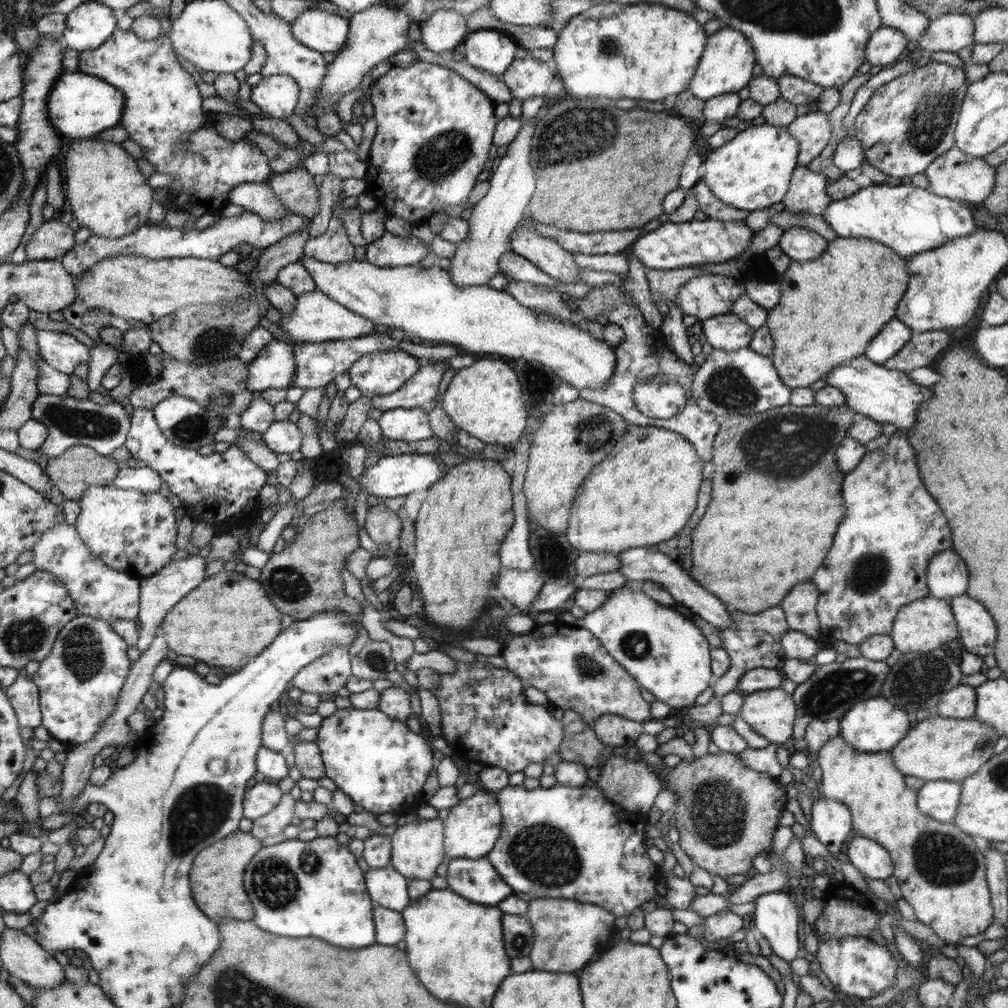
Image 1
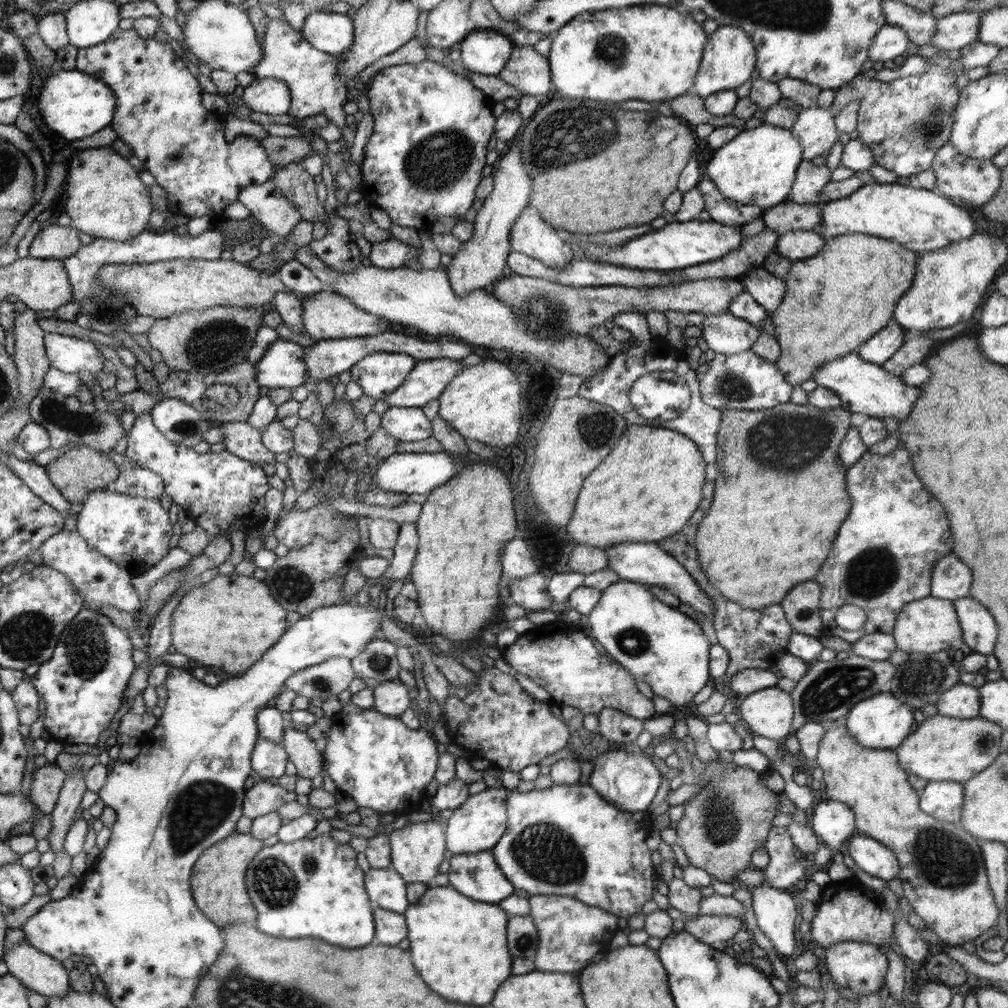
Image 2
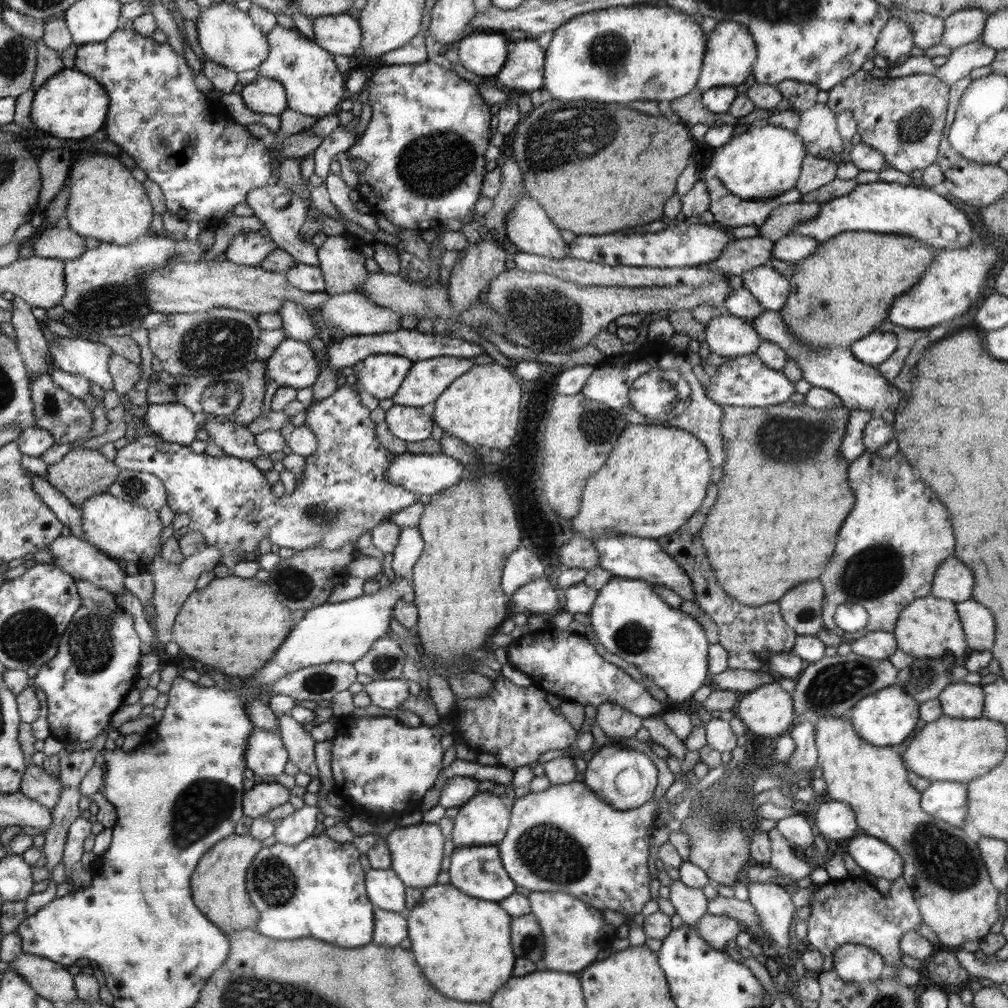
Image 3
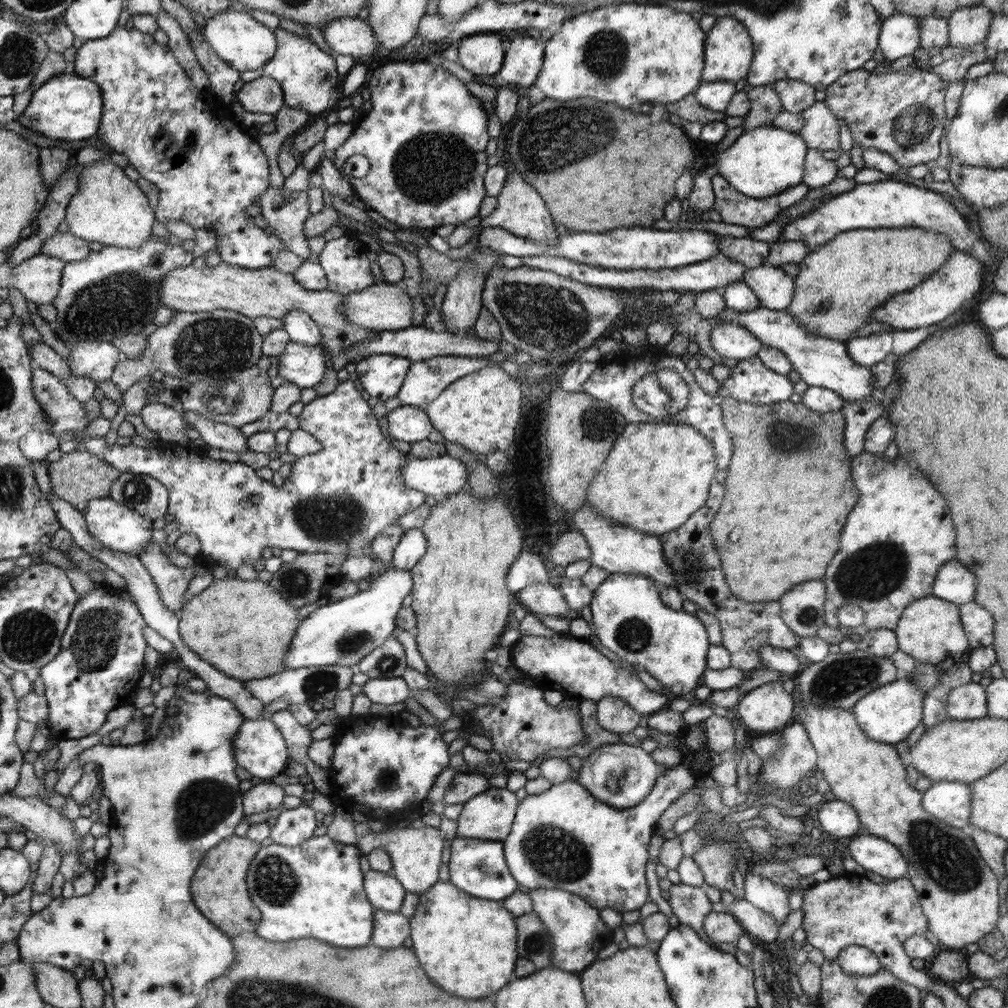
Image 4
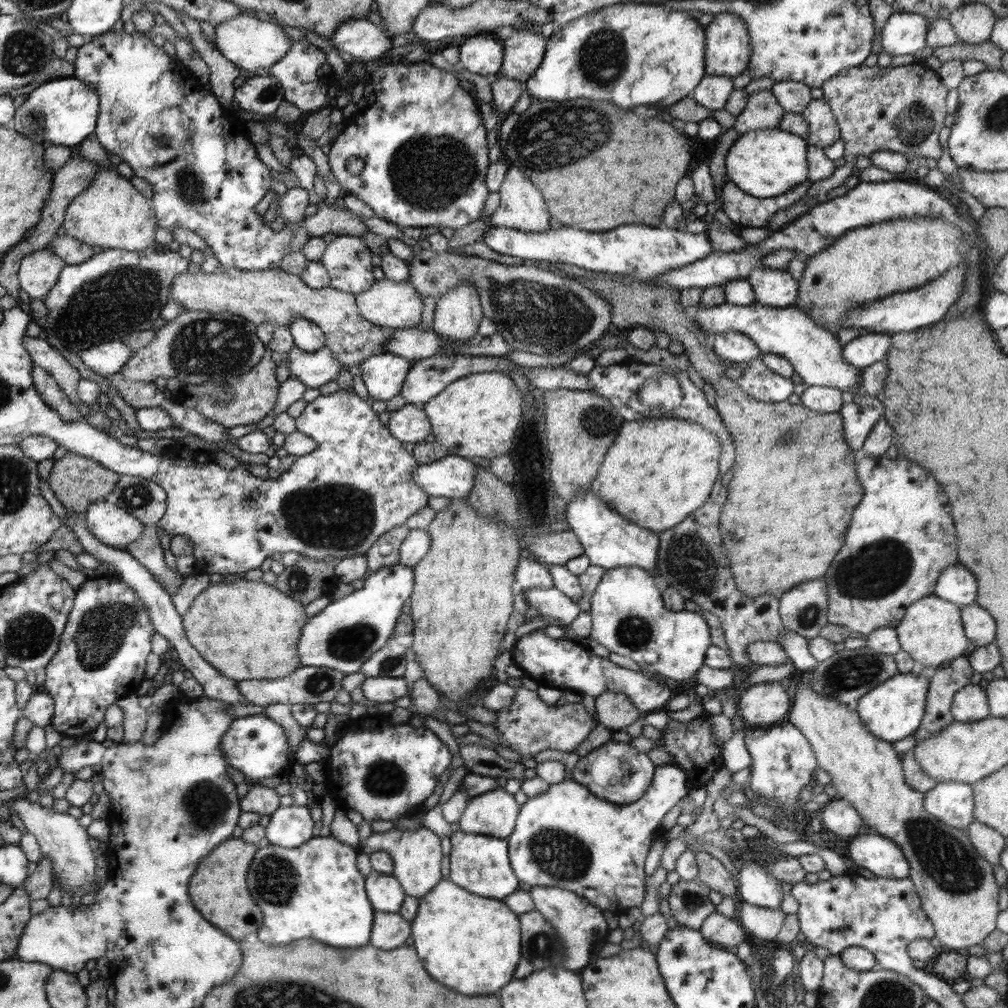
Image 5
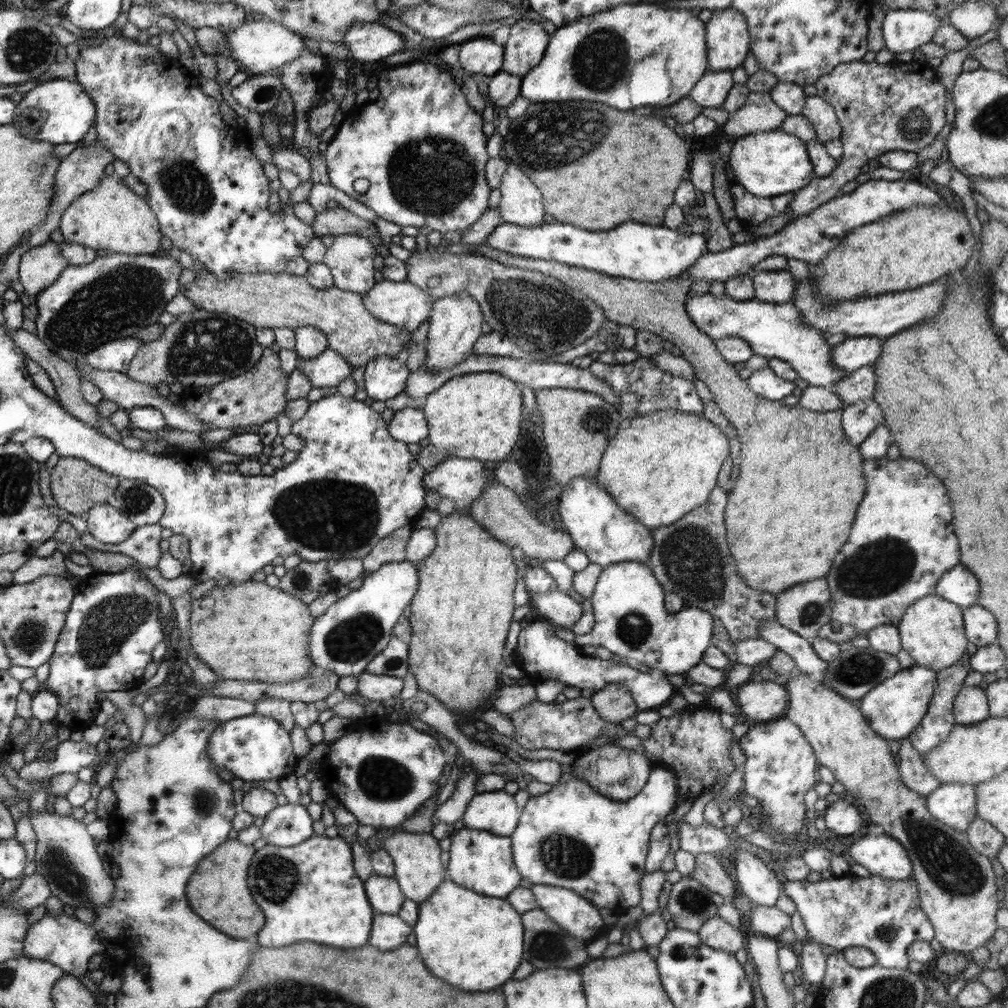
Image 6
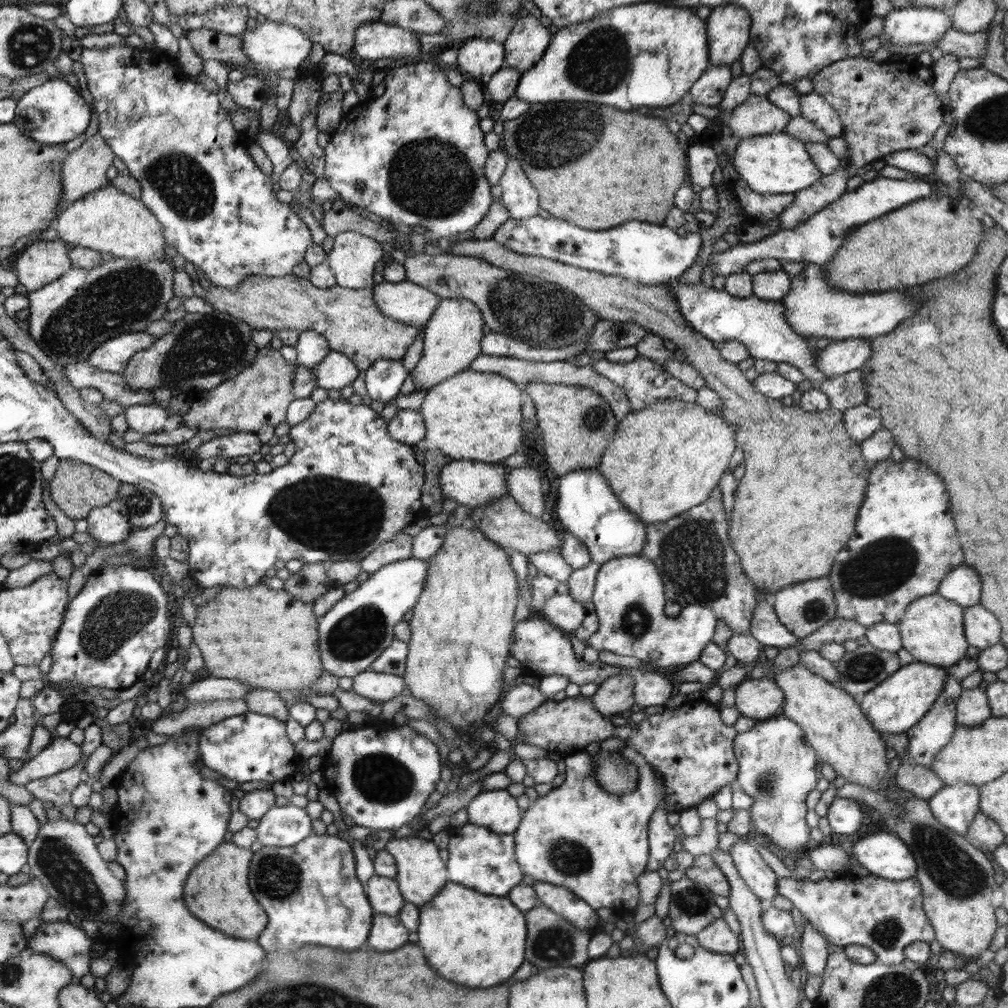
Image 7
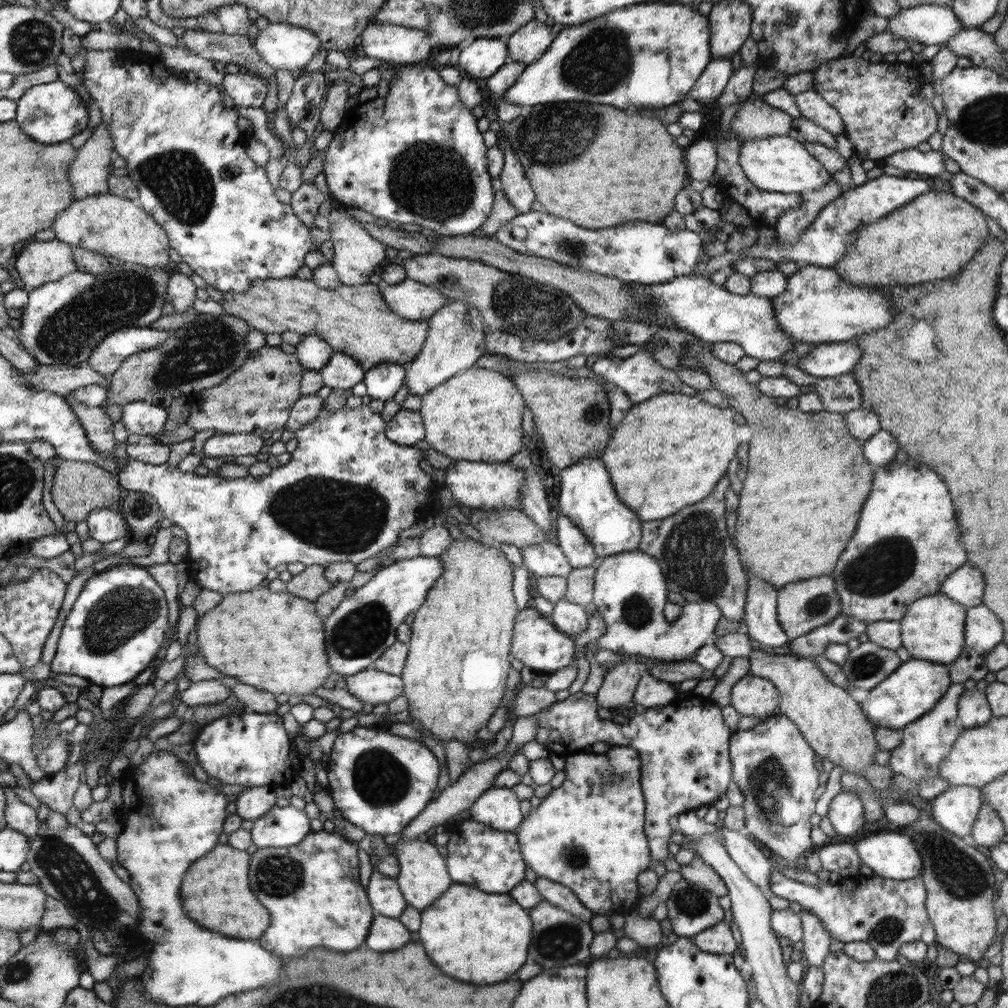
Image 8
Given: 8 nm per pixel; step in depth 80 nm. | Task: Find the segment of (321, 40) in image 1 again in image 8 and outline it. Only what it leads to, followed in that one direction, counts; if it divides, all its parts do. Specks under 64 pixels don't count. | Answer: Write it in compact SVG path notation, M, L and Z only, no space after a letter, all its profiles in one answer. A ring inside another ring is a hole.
M370 23L358 39L357 50L362 56L384 60L385 65L416 65L426 60L432 52L432 44L428 40L428 32L416 27L404 27L388 24Z

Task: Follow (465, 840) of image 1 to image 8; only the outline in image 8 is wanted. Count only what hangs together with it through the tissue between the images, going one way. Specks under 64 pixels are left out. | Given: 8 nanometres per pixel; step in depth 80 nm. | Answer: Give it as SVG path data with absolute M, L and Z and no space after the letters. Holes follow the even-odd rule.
M494 787L483 792L470 808L471 818L496 830L515 832L522 822L520 800L510 787Z

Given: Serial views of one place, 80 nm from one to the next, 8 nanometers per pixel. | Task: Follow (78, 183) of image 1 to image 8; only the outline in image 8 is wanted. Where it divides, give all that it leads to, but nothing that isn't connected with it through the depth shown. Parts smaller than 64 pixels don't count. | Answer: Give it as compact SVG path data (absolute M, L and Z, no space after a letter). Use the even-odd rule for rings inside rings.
M96 194L83 199L78 199L60 214L53 223L52 228L56 233L56 239L64 243L69 243L73 248L82 248L104 257L112 257L118 259L121 263L129 263L144 266L148 269L168 268L170 264L170 246L168 246L168 238L164 228L158 224L153 215L142 210L137 201L128 198L120 198L115 194Z

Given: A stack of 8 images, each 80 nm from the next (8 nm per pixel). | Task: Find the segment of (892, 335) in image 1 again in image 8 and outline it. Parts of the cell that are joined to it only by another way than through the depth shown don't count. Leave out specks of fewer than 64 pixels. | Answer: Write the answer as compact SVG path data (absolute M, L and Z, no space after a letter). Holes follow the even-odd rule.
M850 340L816 345L812 352L808 352L793 364L817 379L832 378L851 372L860 358L862 350Z

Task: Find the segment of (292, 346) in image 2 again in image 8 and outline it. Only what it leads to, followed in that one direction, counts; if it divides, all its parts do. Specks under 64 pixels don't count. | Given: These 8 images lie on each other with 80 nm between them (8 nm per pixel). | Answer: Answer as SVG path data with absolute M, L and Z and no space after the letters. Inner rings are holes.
M335 351L330 361L319 371L325 386L330 388L352 388L358 382L364 381L365 370L356 359Z

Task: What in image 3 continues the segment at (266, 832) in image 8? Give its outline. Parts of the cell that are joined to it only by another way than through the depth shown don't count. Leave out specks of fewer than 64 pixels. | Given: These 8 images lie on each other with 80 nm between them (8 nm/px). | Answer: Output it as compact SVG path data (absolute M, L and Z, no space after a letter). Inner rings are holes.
M304 805L296 809L292 815L285 816L280 824L275 827L274 838L277 843L287 846L296 846L313 836L318 826L317 806Z

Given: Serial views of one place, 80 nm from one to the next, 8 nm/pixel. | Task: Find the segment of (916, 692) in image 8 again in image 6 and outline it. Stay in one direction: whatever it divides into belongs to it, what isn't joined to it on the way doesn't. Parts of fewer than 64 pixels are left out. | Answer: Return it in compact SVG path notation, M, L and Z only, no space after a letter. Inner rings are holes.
M915 664L913 667L900 669L894 676L867 692L861 699L860 712L878 736L887 741L902 740L908 738L925 718L935 688L937 688L937 671Z

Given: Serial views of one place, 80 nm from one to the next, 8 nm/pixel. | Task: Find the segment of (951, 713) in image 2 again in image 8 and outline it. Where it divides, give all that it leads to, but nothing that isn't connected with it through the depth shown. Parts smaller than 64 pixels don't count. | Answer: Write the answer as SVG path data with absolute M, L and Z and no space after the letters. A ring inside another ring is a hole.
M968 689L960 696L957 707L957 720L963 729L982 727L993 718L984 691Z

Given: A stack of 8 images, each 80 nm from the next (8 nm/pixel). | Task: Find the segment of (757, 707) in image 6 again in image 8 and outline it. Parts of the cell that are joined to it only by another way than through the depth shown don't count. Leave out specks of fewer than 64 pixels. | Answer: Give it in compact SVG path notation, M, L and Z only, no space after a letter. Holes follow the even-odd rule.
M747 674L731 690L730 704L742 717L772 717L778 714L779 690L767 678Z

